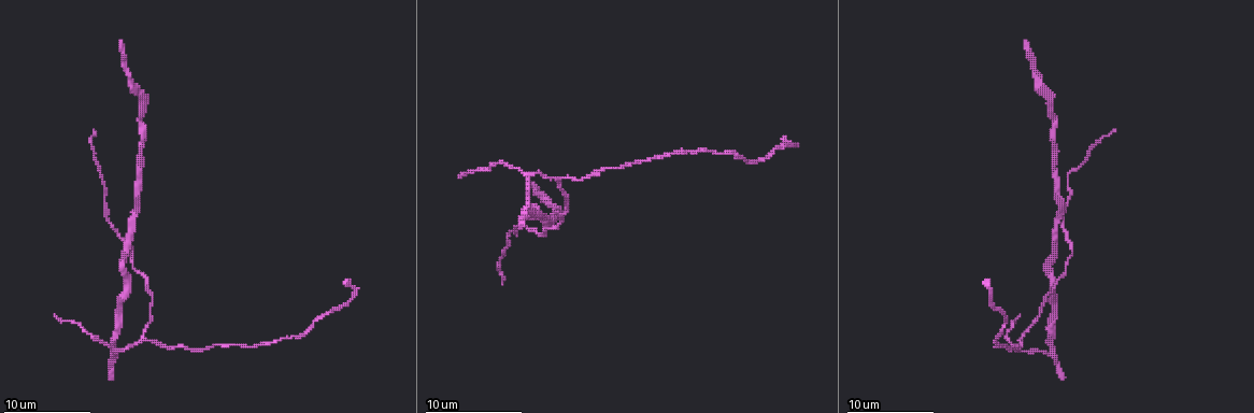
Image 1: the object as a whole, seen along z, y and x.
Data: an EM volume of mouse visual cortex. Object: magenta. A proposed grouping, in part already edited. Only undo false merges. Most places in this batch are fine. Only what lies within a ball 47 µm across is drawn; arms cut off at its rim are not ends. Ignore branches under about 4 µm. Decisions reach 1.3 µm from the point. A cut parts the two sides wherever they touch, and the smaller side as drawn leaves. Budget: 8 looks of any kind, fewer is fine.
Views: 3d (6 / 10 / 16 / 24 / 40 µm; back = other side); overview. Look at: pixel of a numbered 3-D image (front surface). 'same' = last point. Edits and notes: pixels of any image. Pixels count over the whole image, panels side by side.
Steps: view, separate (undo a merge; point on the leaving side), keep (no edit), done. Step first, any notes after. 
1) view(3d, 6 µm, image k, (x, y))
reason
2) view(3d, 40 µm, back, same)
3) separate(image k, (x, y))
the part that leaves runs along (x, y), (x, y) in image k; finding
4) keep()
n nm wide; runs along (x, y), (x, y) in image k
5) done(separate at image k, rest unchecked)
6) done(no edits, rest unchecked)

view(3d, 6 µm, image 1, (1050, 98))
calibre changes

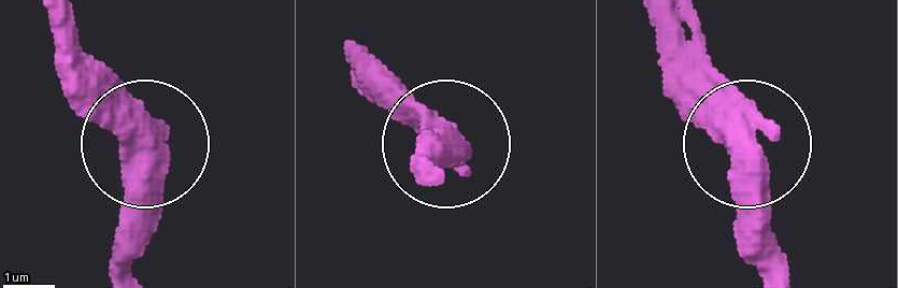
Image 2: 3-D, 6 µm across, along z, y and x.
keep()
all the same neuron

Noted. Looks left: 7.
view(3d, 16 µm, image 1, (140, 145))
thin neck

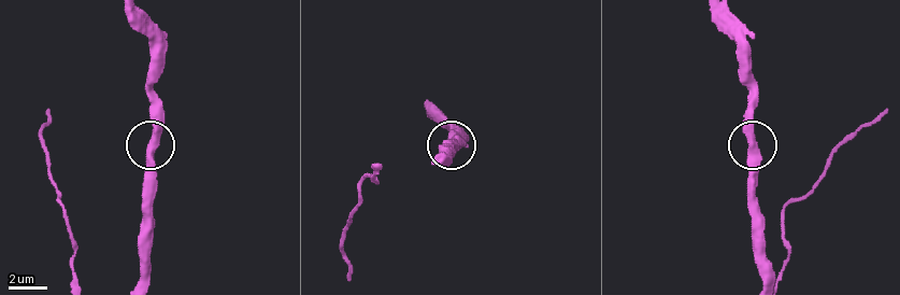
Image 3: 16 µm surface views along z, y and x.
keep()
runs along (763, 278), (754, 186), (754, 78) in image 3; continuous, no second neuron

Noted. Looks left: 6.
view(3d, 16 µm, image 1, (1067, 202))

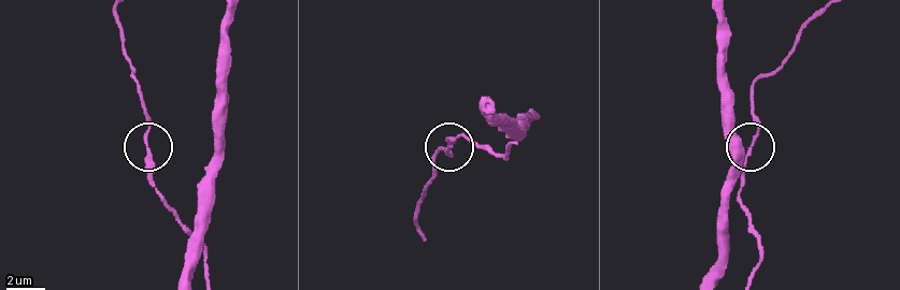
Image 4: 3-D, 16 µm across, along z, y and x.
keep()
runs along (748, 279), (761, 255), (741, 197), (756, 125), (752, 102) in image 4; all the same neuron

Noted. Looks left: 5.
view(3d, 16 µm, image 1, (1023, 337))

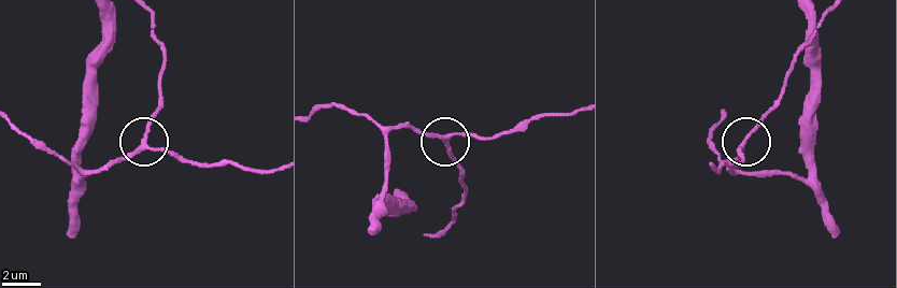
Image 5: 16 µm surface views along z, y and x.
view(3d, 16 µm, back, image 5, (143, 140))

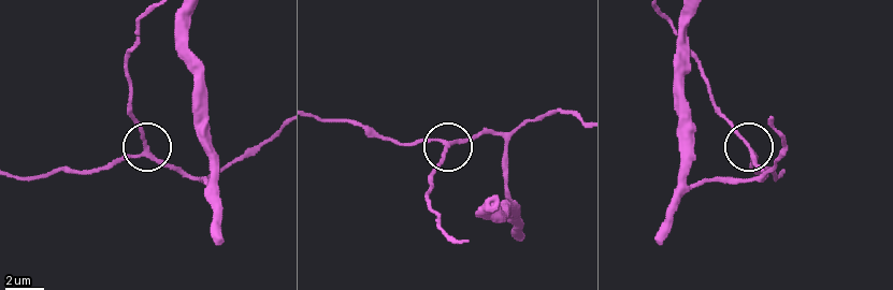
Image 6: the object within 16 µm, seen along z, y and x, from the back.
keep()
runs along (207, 185), (178, 174), (145, 149), (120, 158), (109, 169) in image 6; one neuron here

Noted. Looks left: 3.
done(no edits, rest unchecked)

